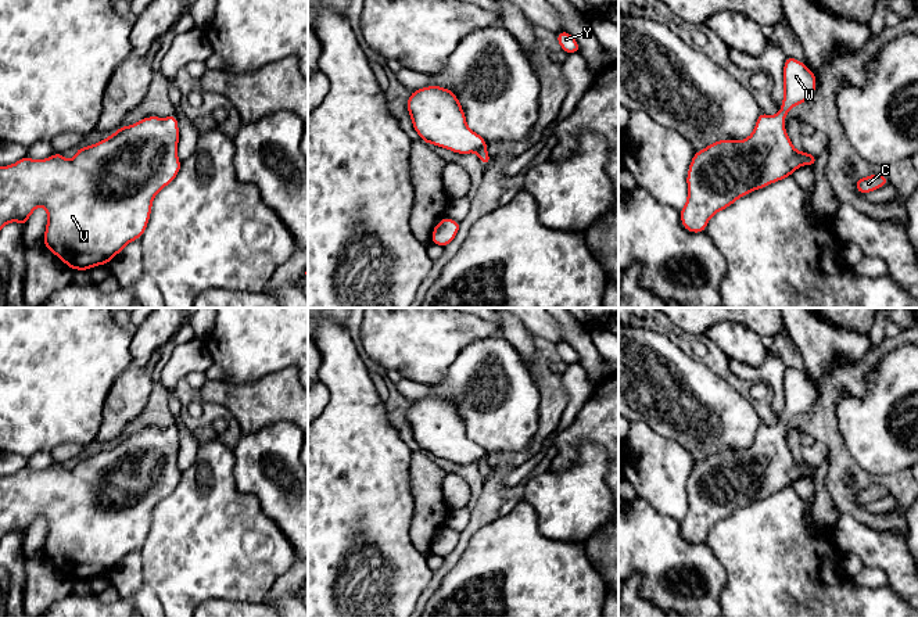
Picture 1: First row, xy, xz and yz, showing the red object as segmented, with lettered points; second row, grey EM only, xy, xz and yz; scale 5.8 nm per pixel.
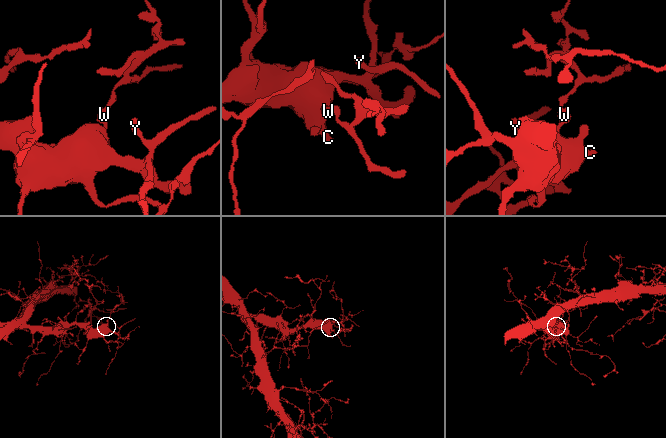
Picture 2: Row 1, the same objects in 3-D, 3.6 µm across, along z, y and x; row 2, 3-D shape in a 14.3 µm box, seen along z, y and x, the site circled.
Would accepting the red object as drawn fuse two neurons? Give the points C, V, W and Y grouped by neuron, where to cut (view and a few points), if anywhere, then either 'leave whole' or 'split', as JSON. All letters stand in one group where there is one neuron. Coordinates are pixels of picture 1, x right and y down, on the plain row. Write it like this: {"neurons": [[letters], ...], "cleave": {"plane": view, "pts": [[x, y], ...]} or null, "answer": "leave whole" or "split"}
{"neurons": [["C", "V", "W", "Y"]], "cleave": null, "answer": "leave whole"}

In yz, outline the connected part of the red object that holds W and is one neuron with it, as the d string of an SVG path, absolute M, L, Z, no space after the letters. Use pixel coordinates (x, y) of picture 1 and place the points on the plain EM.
M786 367L783 373L783 403L781 420L777 426L760 423L754 441L743 451L722 449L709 455L695 466L686 485L688 507L685 517L679 521L685 541L704 544L709 531L720 521L731 517L738 509L754 501L777 494L799 480L802 476L813 477L815 464L797 462L785 440L788 423L797 415L807 413L817 398L817 388L804 373Z

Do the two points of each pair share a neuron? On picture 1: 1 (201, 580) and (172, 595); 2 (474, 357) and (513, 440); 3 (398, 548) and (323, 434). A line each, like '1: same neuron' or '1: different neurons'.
1: same neuron
2: same neuron
3: same neuron

